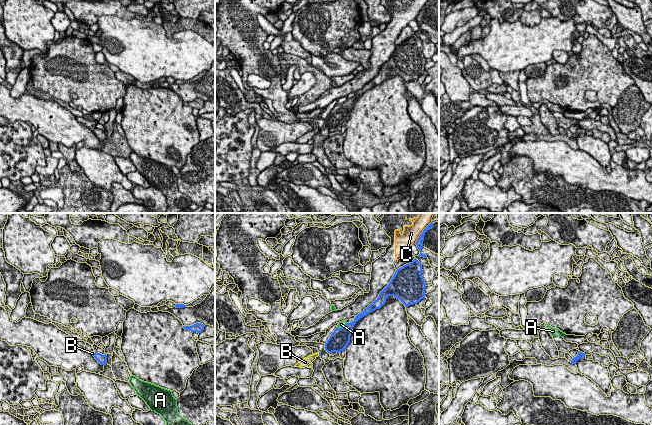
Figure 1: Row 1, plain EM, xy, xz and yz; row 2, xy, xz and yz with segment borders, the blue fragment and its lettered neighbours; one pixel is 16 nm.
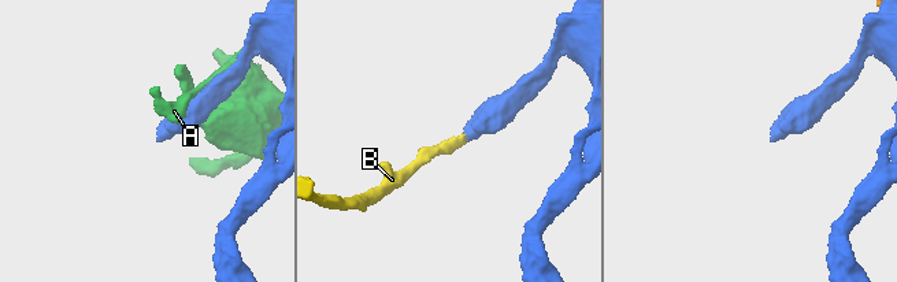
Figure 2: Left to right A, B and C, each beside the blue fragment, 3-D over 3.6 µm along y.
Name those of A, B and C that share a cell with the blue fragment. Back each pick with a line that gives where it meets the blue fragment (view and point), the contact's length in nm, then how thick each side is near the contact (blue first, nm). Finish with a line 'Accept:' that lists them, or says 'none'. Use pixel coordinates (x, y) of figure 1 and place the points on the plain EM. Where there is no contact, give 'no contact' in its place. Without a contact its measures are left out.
B: contact xy (94, 129); length 80 nm; calibres 160 and 50 nm
Accept: B

